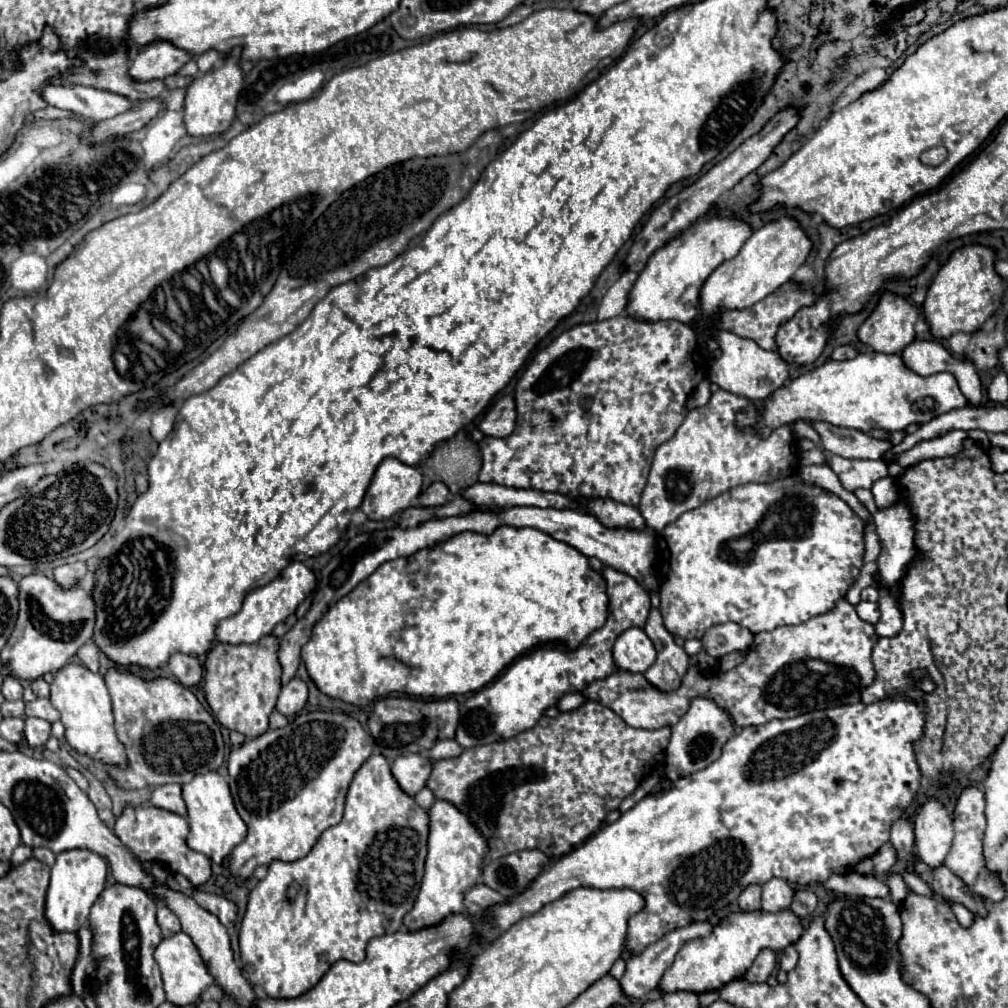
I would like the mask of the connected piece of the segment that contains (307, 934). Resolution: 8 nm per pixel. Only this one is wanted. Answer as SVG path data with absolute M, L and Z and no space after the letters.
M371 755L351 781L343 821L329 827L305 857L289 863L273 861L267 877L249 893L247 911L239 929L241 961L249 979L261 985L273 999L291 999L317 985L335 961L347 959L361 963L369 939L399 931L403 915L411 911L423 879L427 837L427 809L419 807L415 799L399 787L391 773L391 765L383 755Z

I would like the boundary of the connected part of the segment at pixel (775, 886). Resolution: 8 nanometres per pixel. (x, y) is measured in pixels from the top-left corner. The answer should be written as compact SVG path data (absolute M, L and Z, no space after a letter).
M771 879L763 885L763 911L777 913L789 909L793 901L793 887L785 879Z

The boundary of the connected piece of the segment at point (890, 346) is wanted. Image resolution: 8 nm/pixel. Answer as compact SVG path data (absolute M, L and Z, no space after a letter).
M883 293L869 319L859 327L857 337L879 353L901 353L915 337L917 309L903 297Z

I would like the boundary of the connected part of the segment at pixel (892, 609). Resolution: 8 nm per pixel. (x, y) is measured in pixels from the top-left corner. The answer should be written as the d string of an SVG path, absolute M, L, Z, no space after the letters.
M879 587L879 601L877 603L881 609L881 619L875 625L877 637L895 637L901 631L903 621L901 621L901 611L895 605L891 591L887 591L885 587Z

